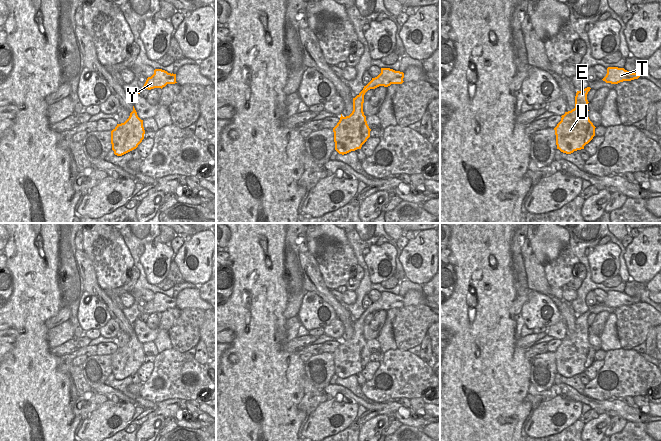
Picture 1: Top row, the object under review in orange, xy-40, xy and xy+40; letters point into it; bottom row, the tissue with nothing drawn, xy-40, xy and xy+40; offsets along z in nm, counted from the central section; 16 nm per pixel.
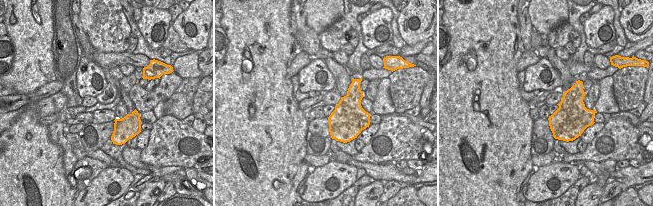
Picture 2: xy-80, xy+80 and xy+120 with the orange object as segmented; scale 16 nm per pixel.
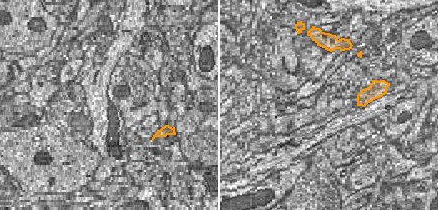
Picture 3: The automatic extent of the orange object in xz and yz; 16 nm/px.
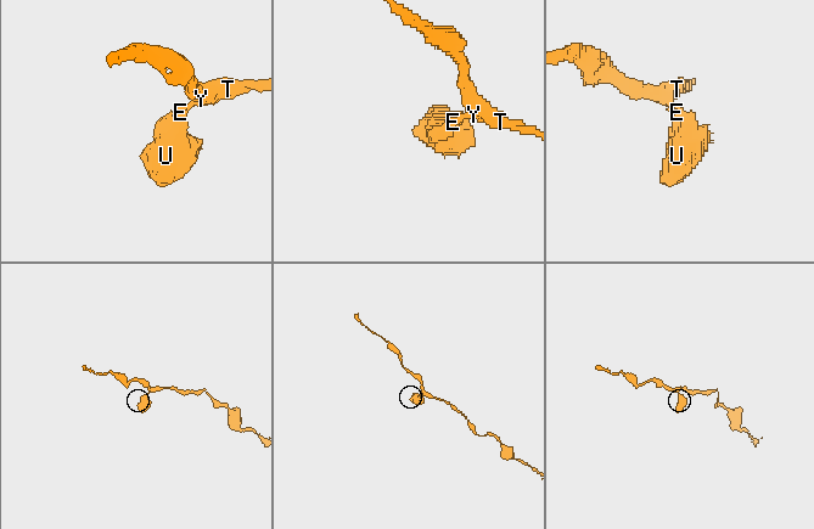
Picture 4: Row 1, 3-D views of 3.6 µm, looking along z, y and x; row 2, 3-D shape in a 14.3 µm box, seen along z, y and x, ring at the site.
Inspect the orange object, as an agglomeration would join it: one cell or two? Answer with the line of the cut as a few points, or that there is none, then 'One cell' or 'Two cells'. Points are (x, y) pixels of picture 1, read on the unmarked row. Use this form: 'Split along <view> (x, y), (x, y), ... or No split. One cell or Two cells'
No split. One cell

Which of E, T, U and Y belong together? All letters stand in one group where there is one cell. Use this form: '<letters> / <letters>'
E T U Y

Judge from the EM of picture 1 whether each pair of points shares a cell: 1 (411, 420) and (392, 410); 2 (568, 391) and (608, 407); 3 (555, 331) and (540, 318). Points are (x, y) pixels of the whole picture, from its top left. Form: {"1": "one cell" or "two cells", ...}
{"1": "one cell", "2": "one cell", "3": "two cells"}

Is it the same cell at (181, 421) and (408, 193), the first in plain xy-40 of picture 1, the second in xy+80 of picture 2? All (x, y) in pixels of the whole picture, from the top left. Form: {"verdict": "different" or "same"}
{"verdict": "different"}

